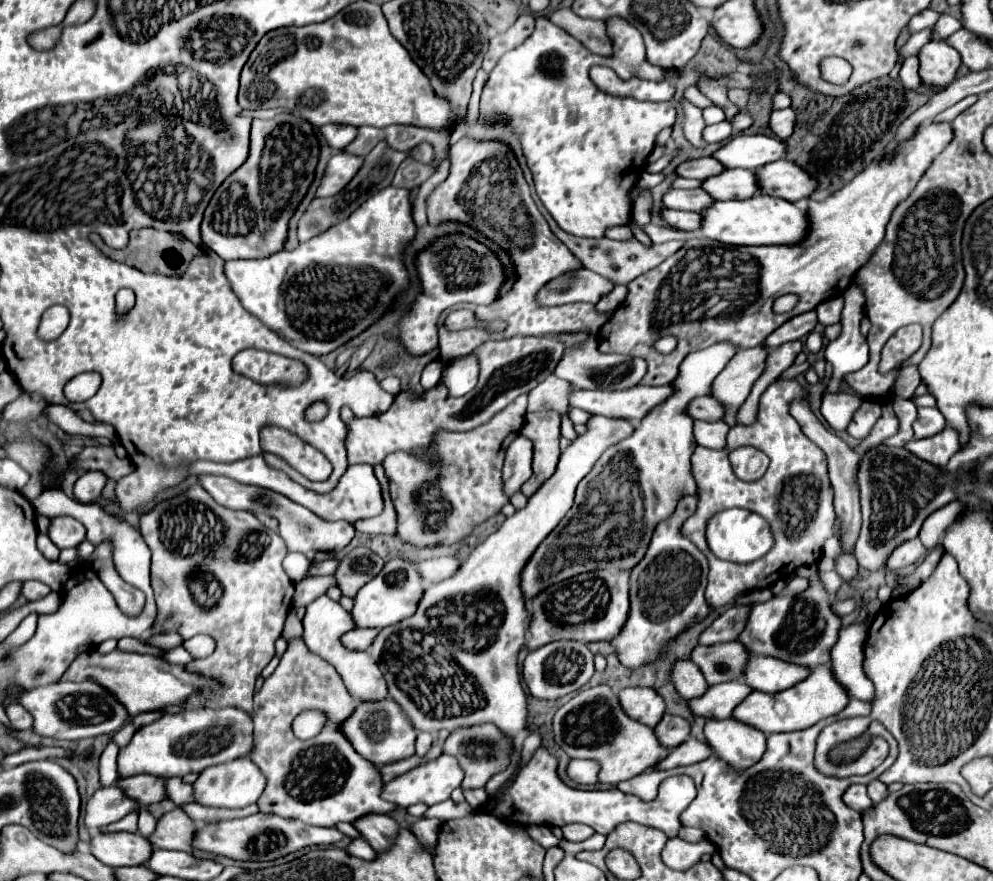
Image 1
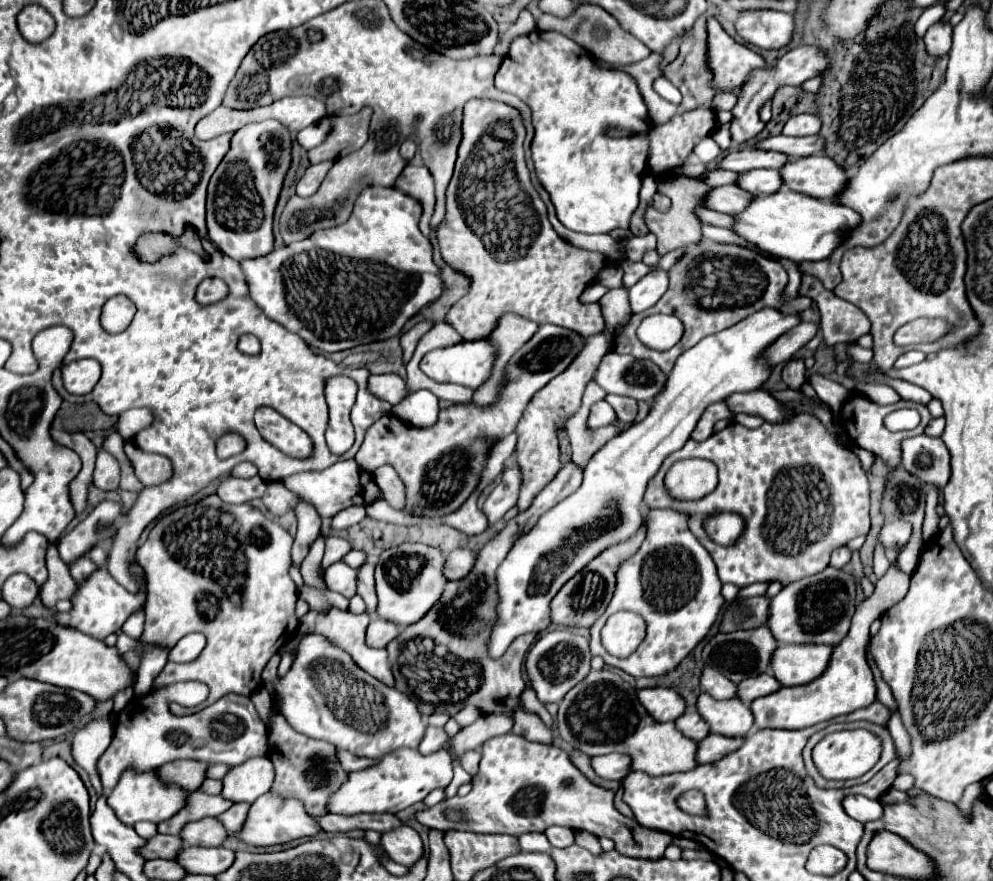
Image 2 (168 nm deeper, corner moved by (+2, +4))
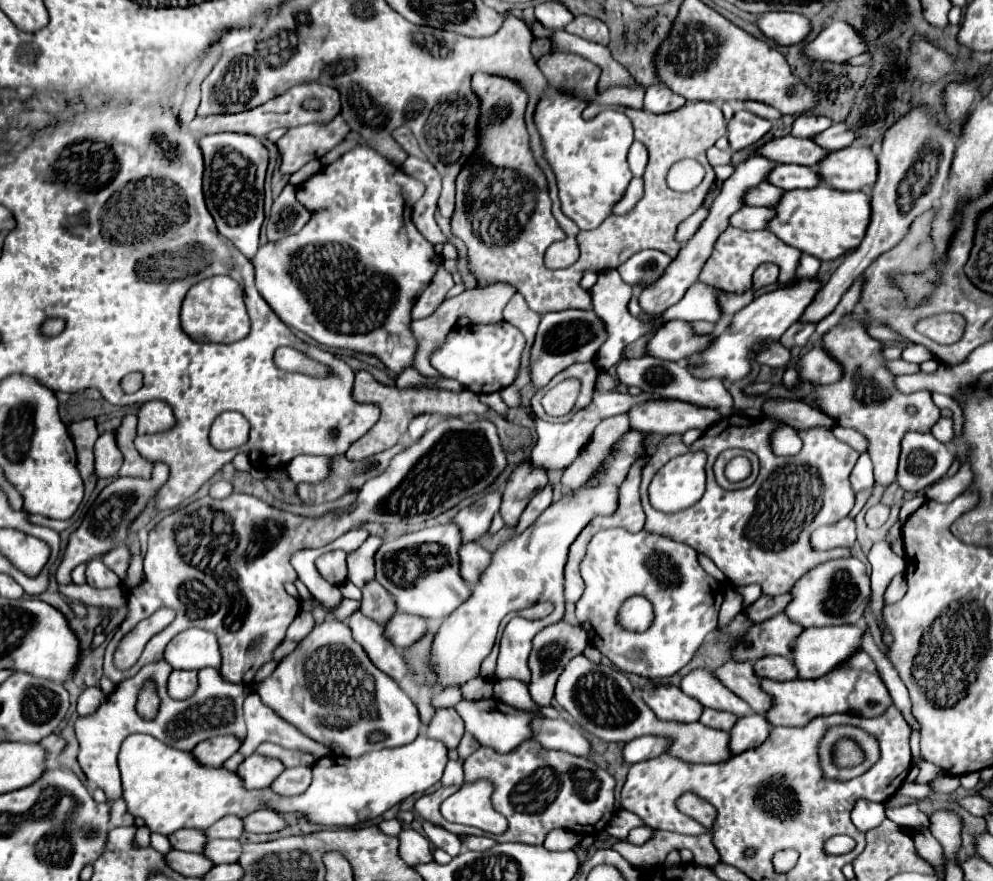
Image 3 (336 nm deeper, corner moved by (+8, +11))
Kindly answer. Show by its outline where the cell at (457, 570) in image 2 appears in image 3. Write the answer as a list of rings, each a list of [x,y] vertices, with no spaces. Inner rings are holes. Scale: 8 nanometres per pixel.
[[[463,543],[459,549],[459,571],[467,583],[477,583],[479,573],[491,563],[491,553],[479,543]]]

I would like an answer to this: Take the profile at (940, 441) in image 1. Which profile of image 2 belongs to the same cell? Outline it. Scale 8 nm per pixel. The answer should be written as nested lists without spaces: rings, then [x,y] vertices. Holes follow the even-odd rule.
[[[927,434],[909,438],[901,444],[903,462],[901,466],[917,476],[921,484],[931,484],[943,488],[949,482],[949,450],[941,438],[931,438]]]

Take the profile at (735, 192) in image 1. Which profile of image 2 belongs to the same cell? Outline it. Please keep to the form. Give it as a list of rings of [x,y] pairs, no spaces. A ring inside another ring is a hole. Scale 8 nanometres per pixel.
[[[751,170],[739,176],[737,186],[753,196],[769,196],[783,188],[783,176],[779,170]]]

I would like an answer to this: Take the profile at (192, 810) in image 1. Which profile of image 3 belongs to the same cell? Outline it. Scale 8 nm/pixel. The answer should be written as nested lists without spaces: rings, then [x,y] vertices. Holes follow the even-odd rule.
[[[253,811],[241,817],[241,821],[245,825],[245,831],[251,831],[251,833],[273,833],[285,827],[285,821],[277,817],[273,811]]]

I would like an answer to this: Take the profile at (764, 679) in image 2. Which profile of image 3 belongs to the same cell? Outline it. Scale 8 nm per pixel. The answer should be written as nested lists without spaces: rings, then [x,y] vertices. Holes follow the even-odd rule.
[[[763,657],[753,665],[753,671],[759,679],[773,679],[773,681],[797,679],[795,667],[791,667],[789,657]]]

